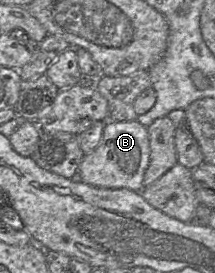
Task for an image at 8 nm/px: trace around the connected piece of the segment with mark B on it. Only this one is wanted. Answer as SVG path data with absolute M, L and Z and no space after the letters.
M138 120L107 121L99 145L90 153L84 154L77 173L80 181L103 188L127 188L141 191L143 178L150 161L149 134L147 127Z

